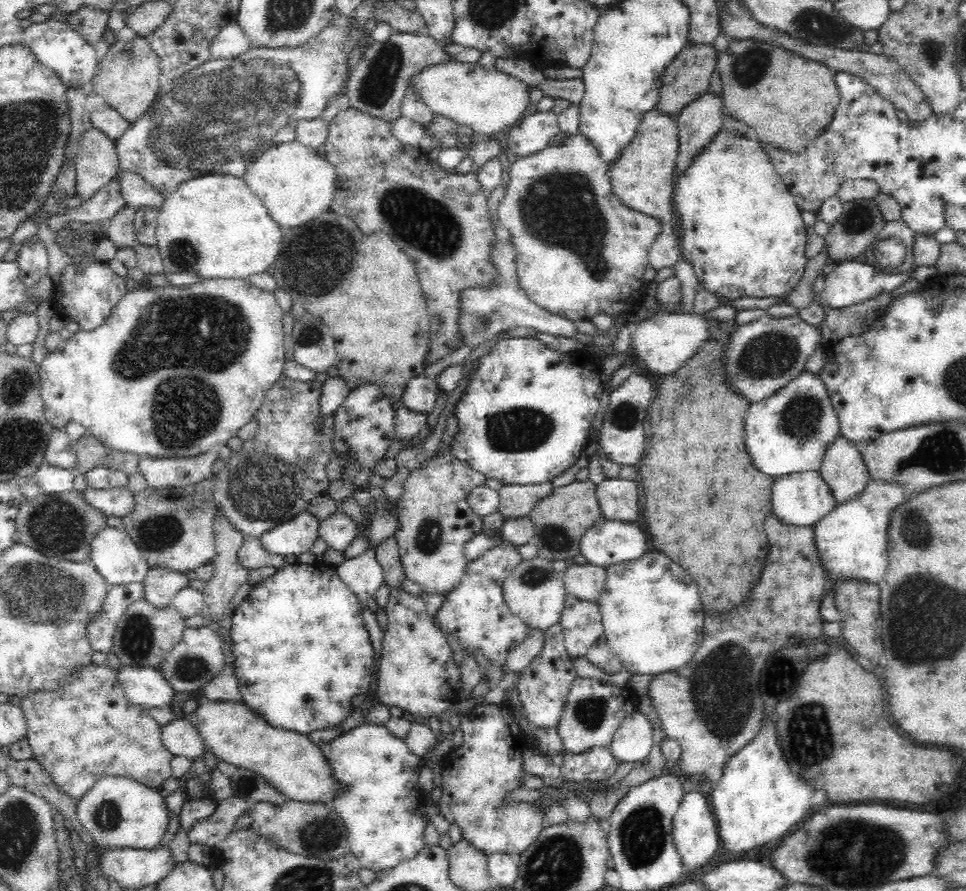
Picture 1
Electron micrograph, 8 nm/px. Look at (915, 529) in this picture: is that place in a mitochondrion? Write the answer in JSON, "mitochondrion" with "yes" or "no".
{"mitochondrion":"yes"}

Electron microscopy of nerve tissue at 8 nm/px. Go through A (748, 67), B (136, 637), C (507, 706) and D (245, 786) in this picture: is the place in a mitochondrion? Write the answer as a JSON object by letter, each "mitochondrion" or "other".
{"A":"mitochondrion","B":"mitochondrion","C":"other","D":"mitochondrion"}

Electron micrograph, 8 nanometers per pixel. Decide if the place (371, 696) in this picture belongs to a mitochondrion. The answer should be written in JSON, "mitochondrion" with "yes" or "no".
{"mitochondrion":"no"}

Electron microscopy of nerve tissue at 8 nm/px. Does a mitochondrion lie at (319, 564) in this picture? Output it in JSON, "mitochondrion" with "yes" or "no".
{"mitochondrion":"no"}

